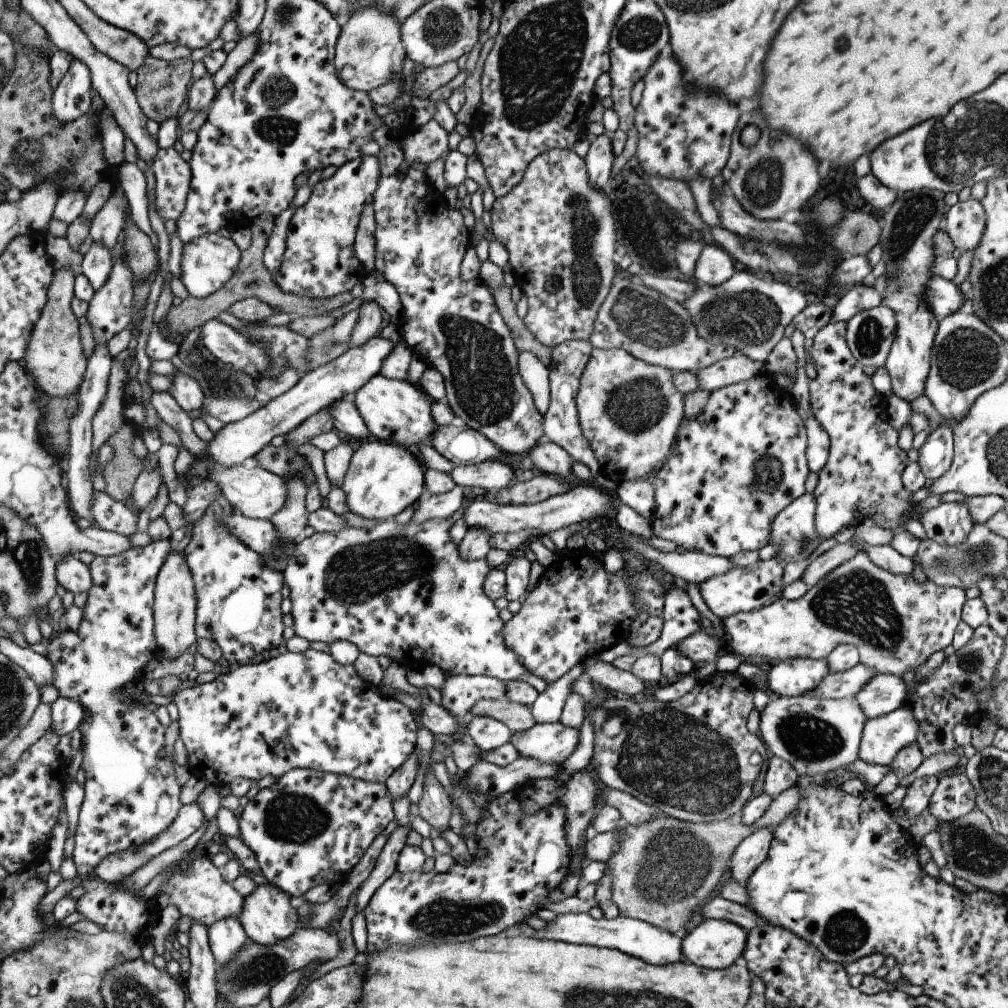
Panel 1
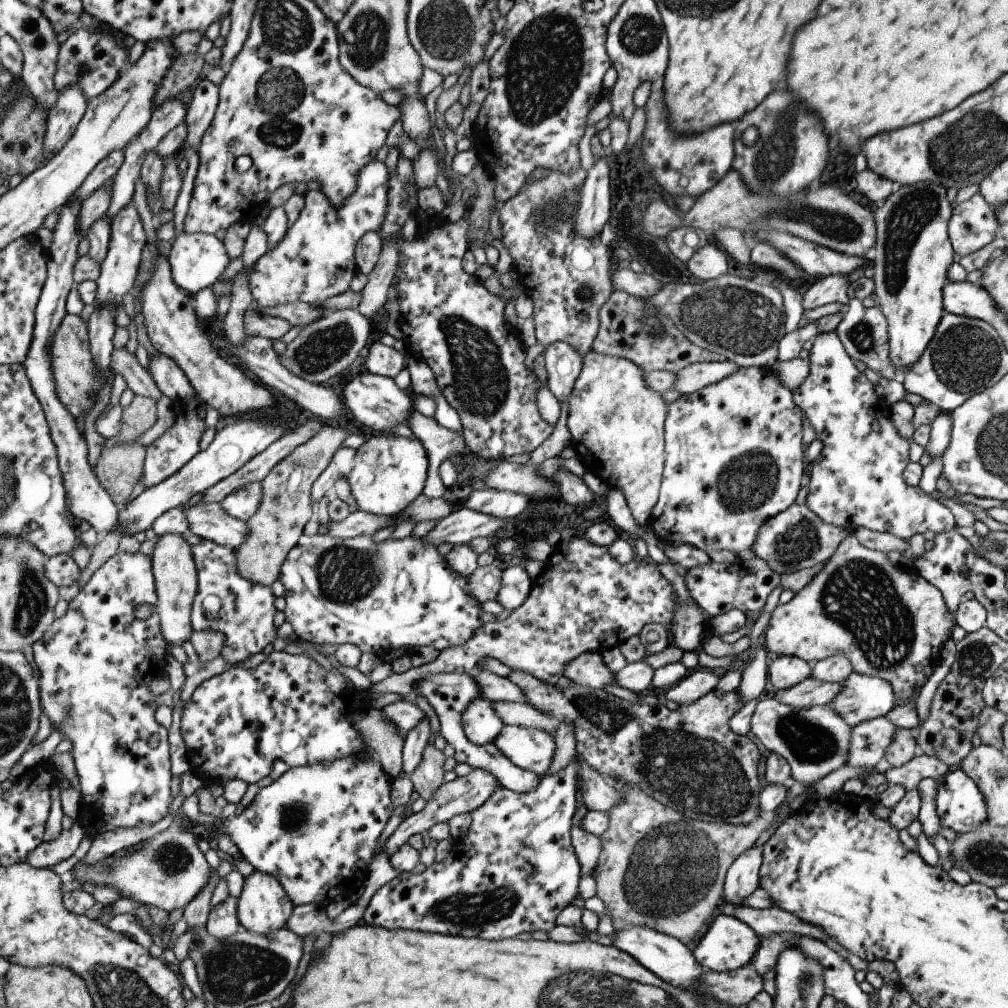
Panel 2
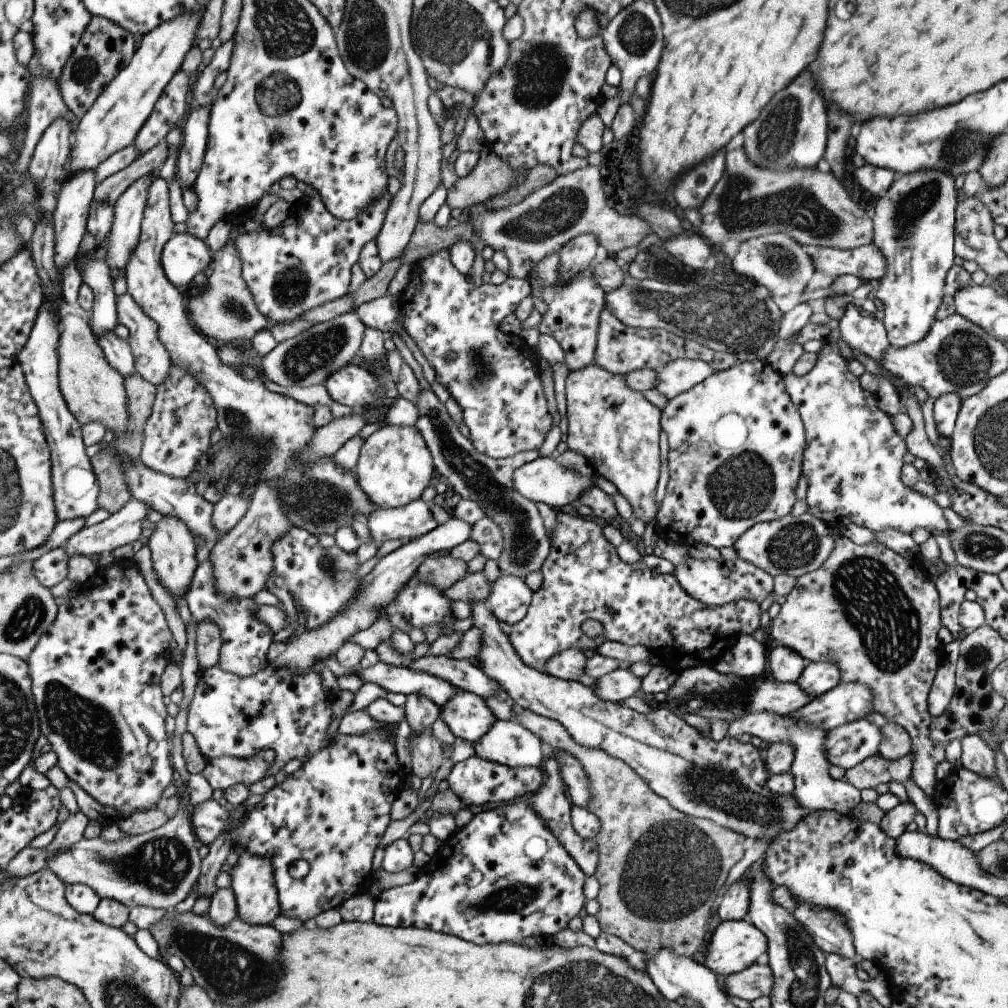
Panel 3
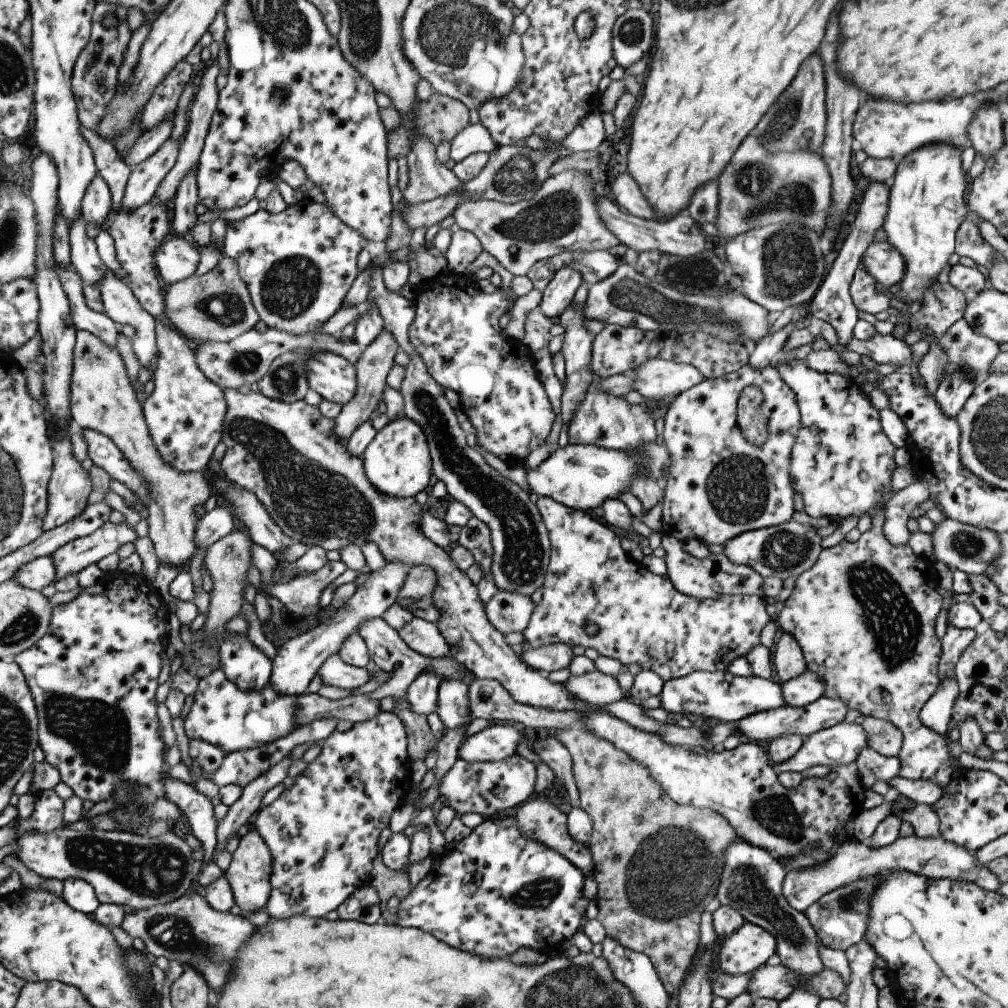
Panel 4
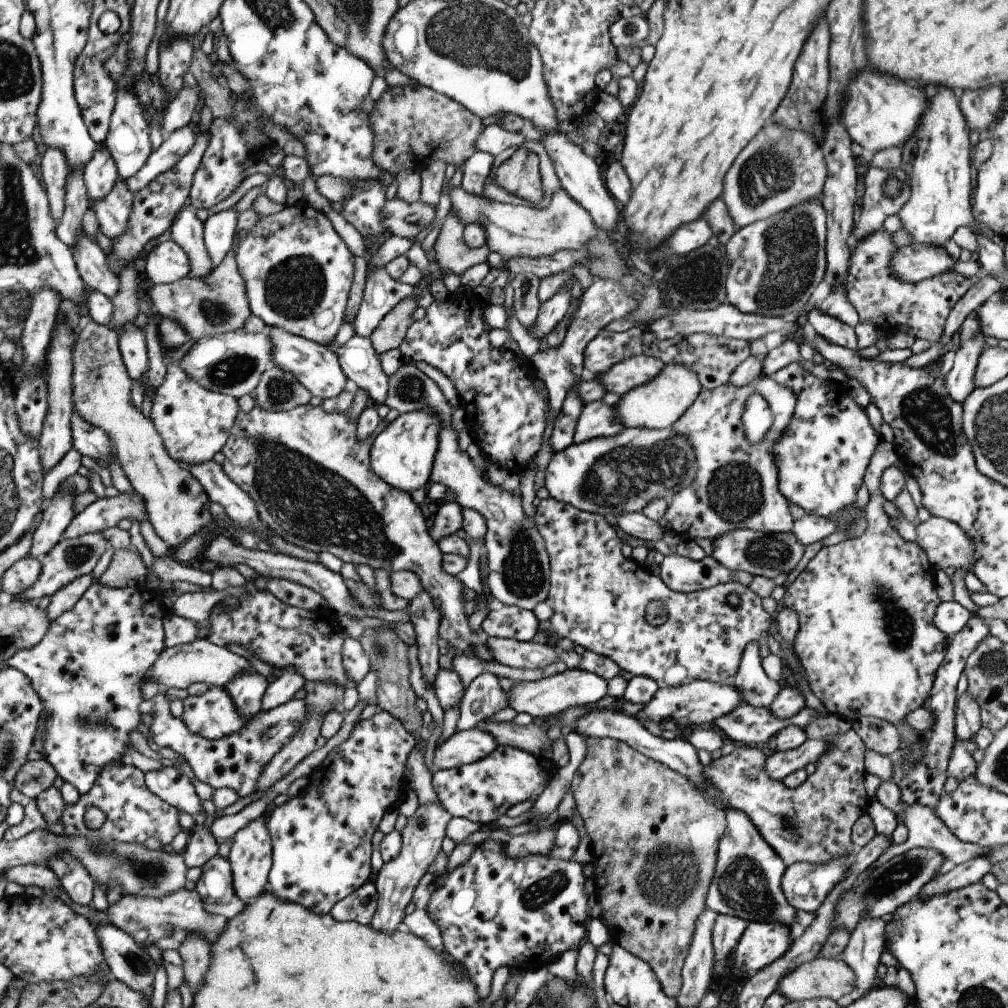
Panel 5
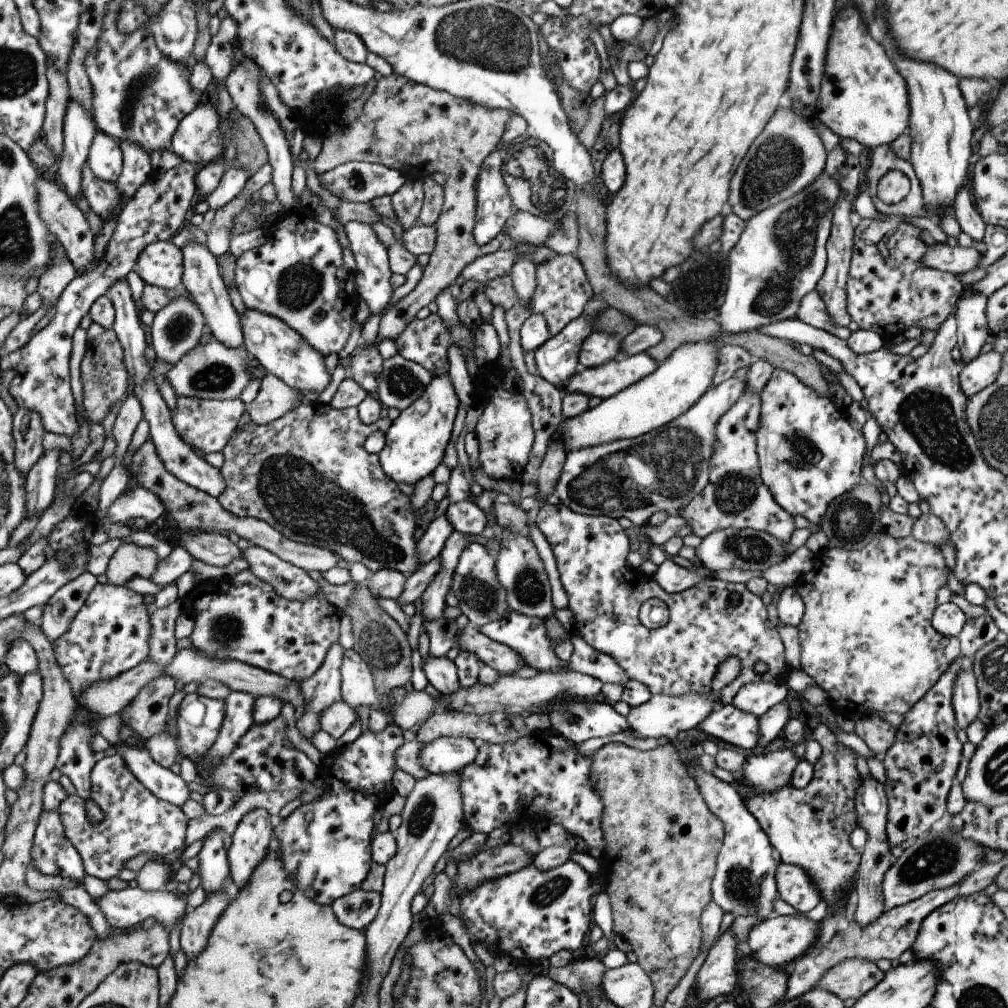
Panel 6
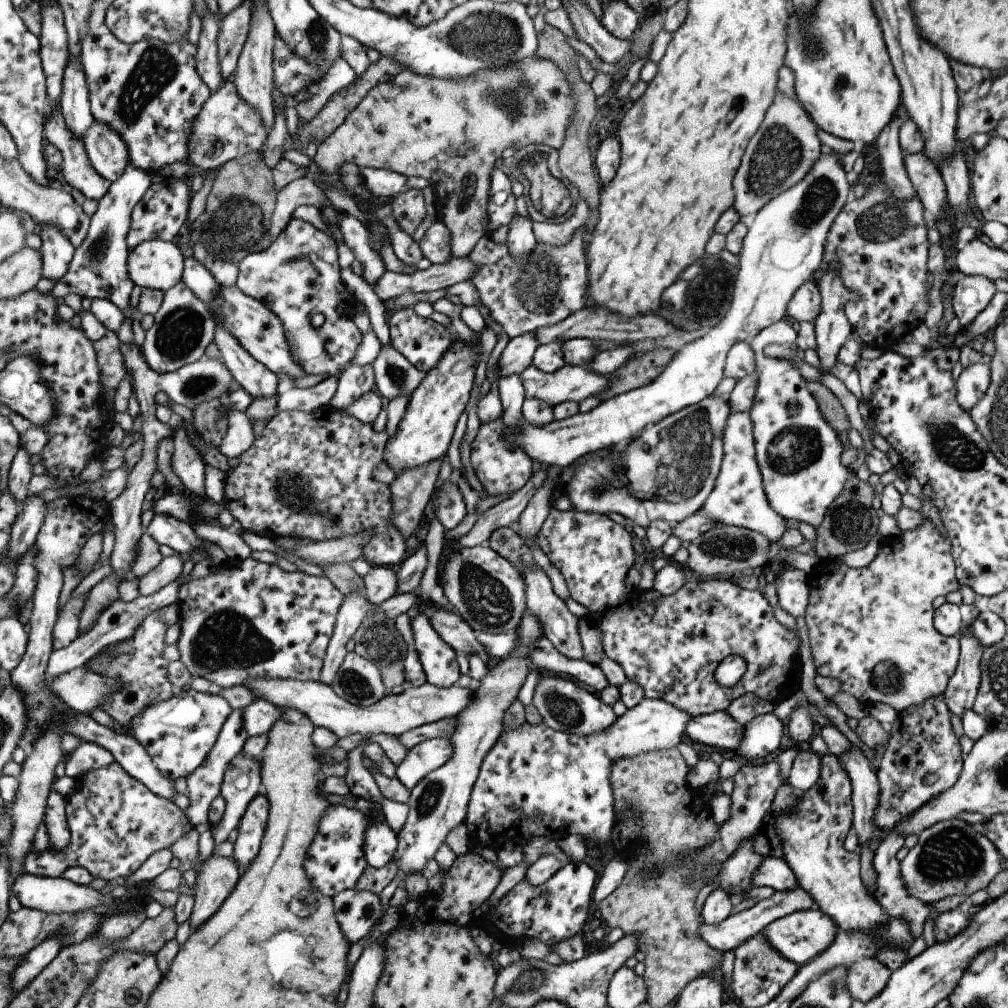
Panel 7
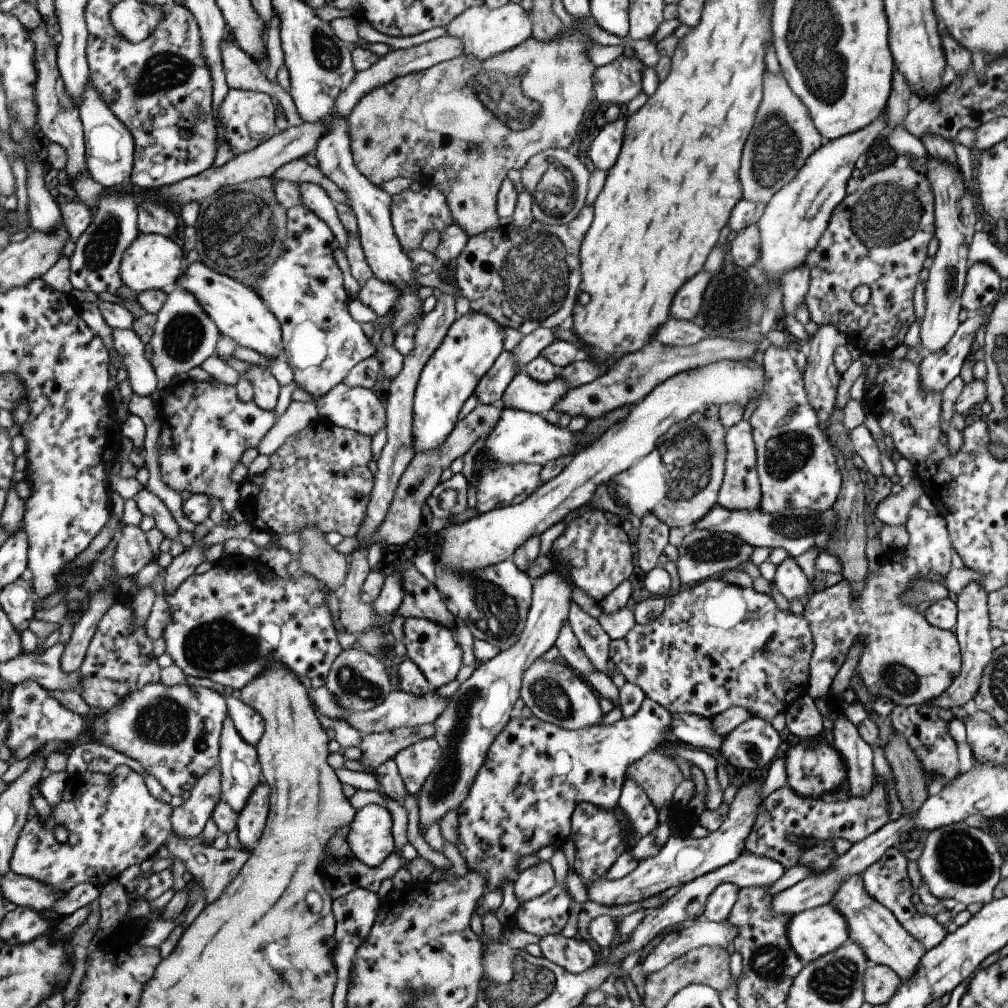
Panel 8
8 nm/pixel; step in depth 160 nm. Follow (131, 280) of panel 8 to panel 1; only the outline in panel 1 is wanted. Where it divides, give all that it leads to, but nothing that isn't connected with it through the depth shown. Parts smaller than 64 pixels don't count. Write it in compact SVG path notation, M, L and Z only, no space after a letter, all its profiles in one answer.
M207 233L183 246L179 278L189 294L198 299L207 298L231 280L238 268L239 256L242 256L242 252L237 250L233 240L219 234Z

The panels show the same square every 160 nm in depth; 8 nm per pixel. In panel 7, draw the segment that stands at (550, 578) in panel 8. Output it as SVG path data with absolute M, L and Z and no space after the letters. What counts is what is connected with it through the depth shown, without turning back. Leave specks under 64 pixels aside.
M525 614L521 618L518 629L515 631L517 646L511 650L511 654L507 654L507 658L501 658L498 664L495 664L493 668L489 668L487 674L481 680L472 683L472 686L475 688L473 690L473 700L469 702L469 706L465 706L465 710L461 714L457 714L454 717L457 724L455 724L455 730L453 730L453 734L449 739L451 746L453 746L451 758L436 770L429 772L409 790L409 800L406 803L408 805L407 819L401 831L396 834L397 847L392 857L393 864L397 866L397 872L399 871L402 874L402 878L399 881L401 886L405 884L408 875L415 872L421 873L425 864L429 860L434 859L437 848L444 843L445 837L450 830L463 822L468 799L473 784L477 779L483 756L487 754L487 750L495 744L497 738L501 735L501 718L503 718L503 712L516 700L519 689L523 686L526 676L531 670L531 662L527 660L527 656L529 656L535 640L539 640L539 636L542 636L539 626L541 626L539 620L535 616L531 616L531 614Z

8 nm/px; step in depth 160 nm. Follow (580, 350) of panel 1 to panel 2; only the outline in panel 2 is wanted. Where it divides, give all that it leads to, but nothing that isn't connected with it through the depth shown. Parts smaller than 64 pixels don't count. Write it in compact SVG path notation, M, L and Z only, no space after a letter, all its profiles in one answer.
M561 341L551 343L542 352L546 387L558 402L566 402L580 371L581 355Z

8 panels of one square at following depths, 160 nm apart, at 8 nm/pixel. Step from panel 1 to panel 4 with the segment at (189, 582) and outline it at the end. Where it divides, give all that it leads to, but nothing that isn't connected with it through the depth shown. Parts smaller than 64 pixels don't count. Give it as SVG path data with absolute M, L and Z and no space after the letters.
M80 329L76 334L72 379L72 418L75 428L93 429L106 434L121 449L134 470L143 476L150 490L147 504L150 512L147 518L149 537L154 544L157 558L159 558L158 562L166 562L181 568L181 564L189 562L195 550L198 550L195 537L201 519L197 510L200 506L205 506L205 502L214 494L211 482L205 478L203 471L180 471L163 458L155 444L150 426L147 424L144 404L131 380L126 361L123 360L117 347L108 345L91 331Z

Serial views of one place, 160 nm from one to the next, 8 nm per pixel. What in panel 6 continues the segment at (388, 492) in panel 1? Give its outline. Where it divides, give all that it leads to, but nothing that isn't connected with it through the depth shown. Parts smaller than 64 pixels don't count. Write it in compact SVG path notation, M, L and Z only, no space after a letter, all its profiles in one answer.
M447 373L432 377L426 389L409 406L400 410L384 432L384 446L376 454L381 470L396 483L412 486L420 478L430 475L445 452L458 403Z

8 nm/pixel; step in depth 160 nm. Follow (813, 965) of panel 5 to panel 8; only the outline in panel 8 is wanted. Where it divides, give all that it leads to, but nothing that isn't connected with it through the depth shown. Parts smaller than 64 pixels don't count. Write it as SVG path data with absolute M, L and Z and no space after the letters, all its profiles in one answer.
M868 963L863 976L861 976L861 988L863 988L863 1000L872 1007L885 1005L885 1002L895 994L899 986L899 978L886 965Z

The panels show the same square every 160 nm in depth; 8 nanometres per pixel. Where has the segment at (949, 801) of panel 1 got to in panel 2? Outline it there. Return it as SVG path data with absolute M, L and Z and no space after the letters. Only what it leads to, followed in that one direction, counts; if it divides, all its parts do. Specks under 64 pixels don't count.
M961 769L947 771L936 785L934 805L940 828L951 828L957 835L975 830L987 821L986 802L977 785Z

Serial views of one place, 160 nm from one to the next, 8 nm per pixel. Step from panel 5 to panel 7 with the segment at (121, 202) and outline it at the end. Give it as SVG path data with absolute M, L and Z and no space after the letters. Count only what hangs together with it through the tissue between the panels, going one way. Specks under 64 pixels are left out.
M61 108L50 111L46 118L46 139L61 150L64 159L62 174L66 182L84 194L86 199L101 201L113 182L95 170L84 140L69 130Z

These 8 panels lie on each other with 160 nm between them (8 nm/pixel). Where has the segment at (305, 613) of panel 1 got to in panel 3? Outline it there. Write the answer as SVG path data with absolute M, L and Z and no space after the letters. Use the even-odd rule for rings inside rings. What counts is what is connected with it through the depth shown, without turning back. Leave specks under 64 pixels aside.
M283 533L270 546L272 556L272 574L283 578L286 590L295 602L297 612L307 612L304 629L314 629L320 624L332 619L352 598L358 582L353 576L358 567L355 564L355 553L347 554L340 551L336 545L328 549L316 545L306 546ZM413 574L380 616L387 616L394 630L404 633L409 632L410 628L422 630L428 624L456 620L449 615L449 602L444 592L419 583Z

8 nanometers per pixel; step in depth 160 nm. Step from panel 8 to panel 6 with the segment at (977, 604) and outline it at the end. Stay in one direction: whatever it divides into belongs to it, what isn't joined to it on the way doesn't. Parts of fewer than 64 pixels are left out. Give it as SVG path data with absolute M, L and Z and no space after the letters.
M960 669L956 674L952 684L951 704L957 729L964 729L976 718L979 710L978 690L971 669Z

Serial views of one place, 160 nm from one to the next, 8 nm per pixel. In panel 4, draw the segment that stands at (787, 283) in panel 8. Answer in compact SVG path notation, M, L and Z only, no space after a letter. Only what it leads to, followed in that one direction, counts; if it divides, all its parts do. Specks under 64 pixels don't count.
M873 333L867 340L856 339L853 335L846 342L846 350L857 352L877 364L897 364L899 370L907 369L911 358L911 349L902 340L893 335Z

